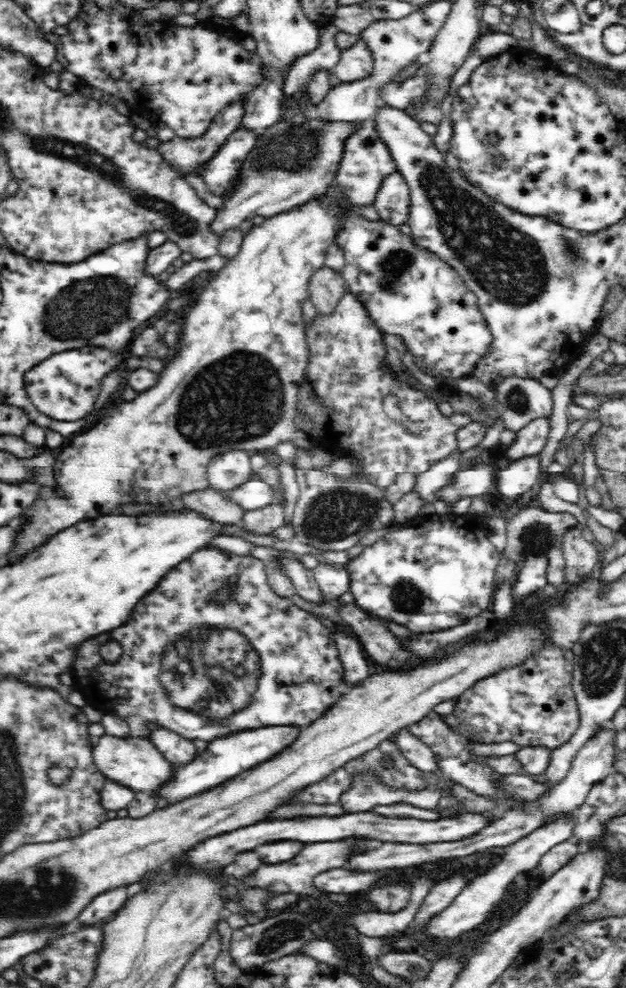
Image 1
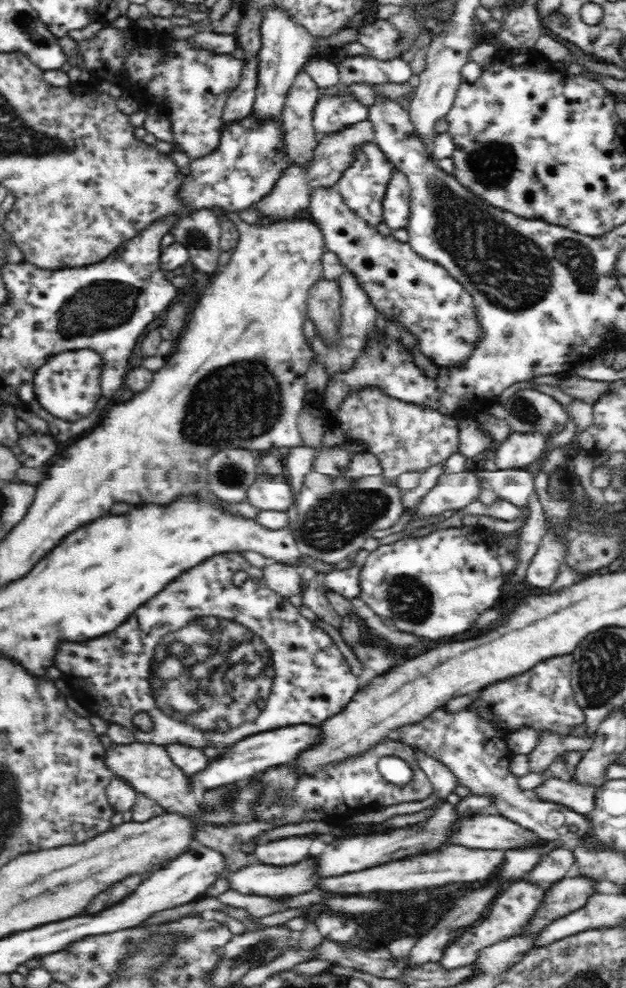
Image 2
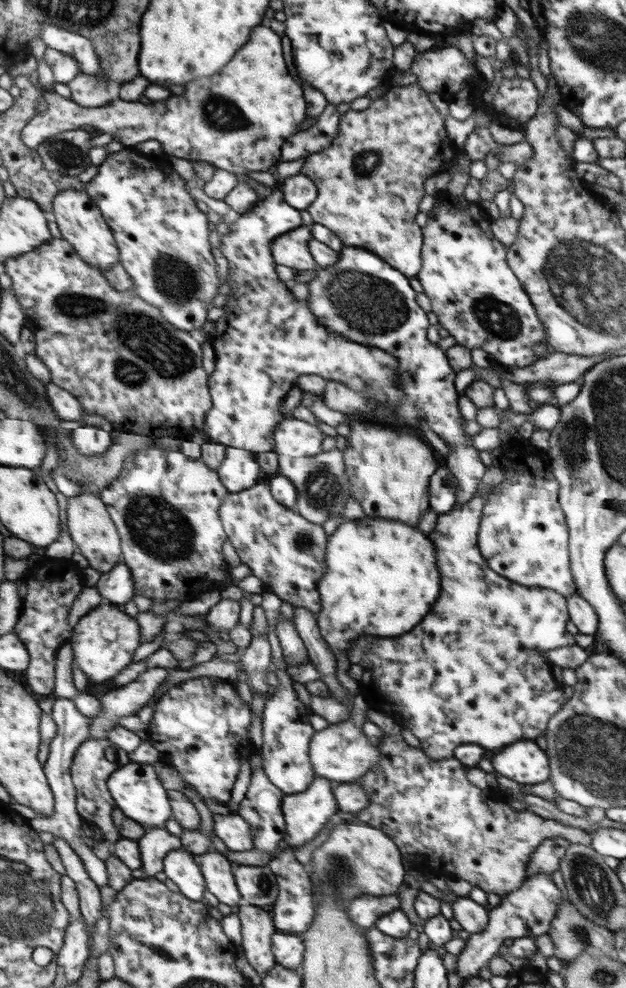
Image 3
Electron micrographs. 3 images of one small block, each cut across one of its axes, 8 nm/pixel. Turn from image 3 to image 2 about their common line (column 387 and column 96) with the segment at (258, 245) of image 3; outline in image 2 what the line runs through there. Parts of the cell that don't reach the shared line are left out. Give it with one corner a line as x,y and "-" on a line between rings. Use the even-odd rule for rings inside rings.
92,350
61,352
48,360
36,374
33,388
37,400
48,413
72,422
87,417
100,400
102,359

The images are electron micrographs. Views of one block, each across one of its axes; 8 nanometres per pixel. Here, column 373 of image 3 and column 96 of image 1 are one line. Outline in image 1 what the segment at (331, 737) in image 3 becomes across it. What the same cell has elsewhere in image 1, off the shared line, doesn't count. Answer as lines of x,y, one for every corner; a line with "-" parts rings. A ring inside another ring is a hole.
107,733
97,739
92,748
93,762
106,779
130,787
132,790
155,794
173,775
174,765
166,759
149,739
140,737
116,737

